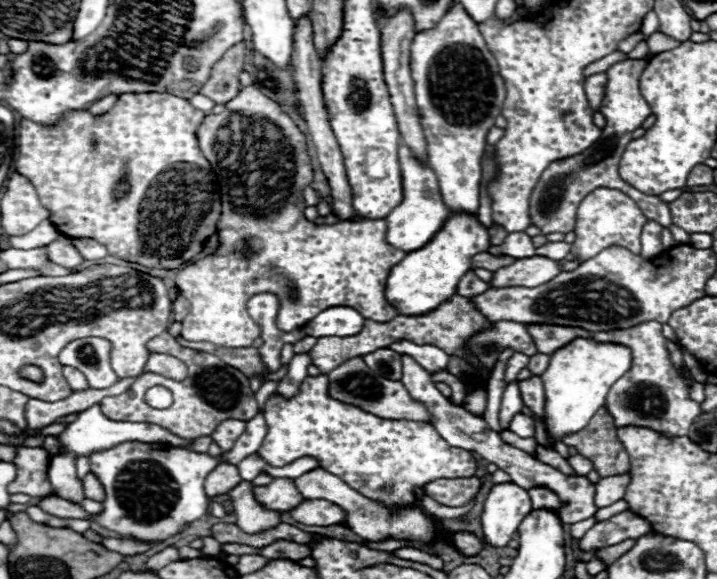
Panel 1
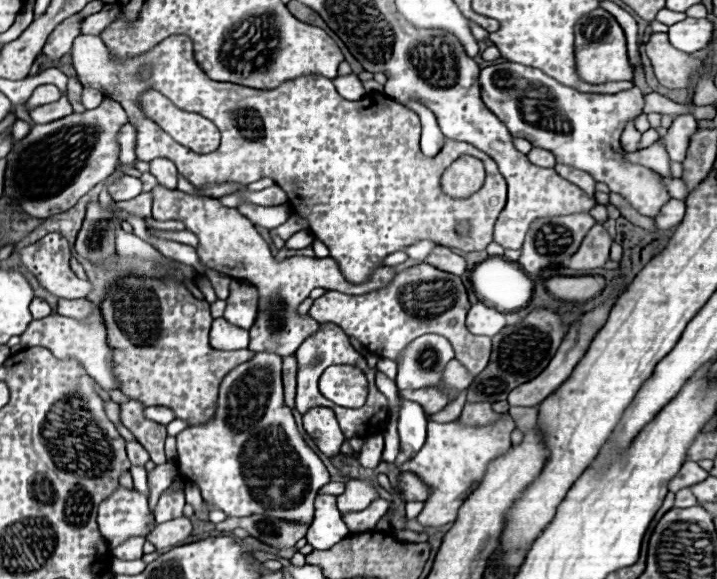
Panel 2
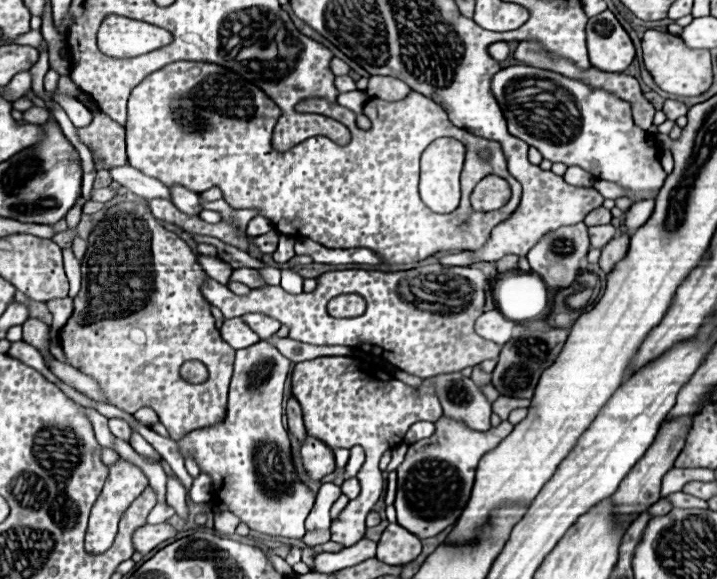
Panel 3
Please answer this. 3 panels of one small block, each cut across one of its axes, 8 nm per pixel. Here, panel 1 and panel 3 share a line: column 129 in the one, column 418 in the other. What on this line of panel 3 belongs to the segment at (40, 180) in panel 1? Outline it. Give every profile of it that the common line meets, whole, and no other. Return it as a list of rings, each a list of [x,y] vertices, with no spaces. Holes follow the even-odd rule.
[[[204,62],[168,64],[162,70],[156,70],[148,78],[144,78],[144,82],[138,84],[130,94],[126,122],[126,152],[130,156],[130,166],[158,178],[166,186],[184,186],[198,194],[212,186],[218,186],[224,192],[224,200],[232,208],[256,208],[260,216],[270,218],[280,234],[294,238],[312,238],[326,248],[370,248],[378,256],[386,258],[386,264],[420,262],[442,250],[478,250],[486,244],[490,230],[498,222],[506,220],[520,202],[520,184],[508,174],[506,158],[500,144],[478,138],[470,132],[466,132],[464,140],[464,130],[452,126],[446,112],[434,100],[418,92],[410,92],[410,96],[400,102],[370,98],[364,104],[364,116],[368,116],[372,122],[368,130],[356,126],[358,114],[324,98],[302,100],[294,108],[296,112],[322,114],[342,122],[352,132],[352,140],[346,146],[340,146],[326,136],[312,136],[296,144],[288,152],[276,152],[272,150],[272,130],[282,110],[260,88],[244,84],[240,80],[230,80],[228,70],[222,66]],[[444,136],[456,138],[466,146],[466,162],[462,170],[462,200],[454,212],[434,214],[422,204],[418,196],[420,156],[430,142]],[[480,148],[488,150],[490,158],[482,158],[478,154]],[[490,174],[508,180],[512,196],[508,204],[500,210],[474,212],[470,206],[470,194],[474,186]]]

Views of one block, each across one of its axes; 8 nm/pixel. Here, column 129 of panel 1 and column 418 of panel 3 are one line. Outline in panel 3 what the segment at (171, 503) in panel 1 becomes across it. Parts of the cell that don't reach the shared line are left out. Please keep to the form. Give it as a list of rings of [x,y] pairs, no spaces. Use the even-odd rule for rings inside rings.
[[[442,416],[436,426],[438,430],[430,438],[408,448],[404,462],[396,470],[398,492],[394,506],[398,512],[398,524],[418,538],[432,538],[458,520],[470,498],[478,460],[496,448],[514,428],[504,420],[488,432],[476,432],[464,422],[452,422],[446,416]]]

